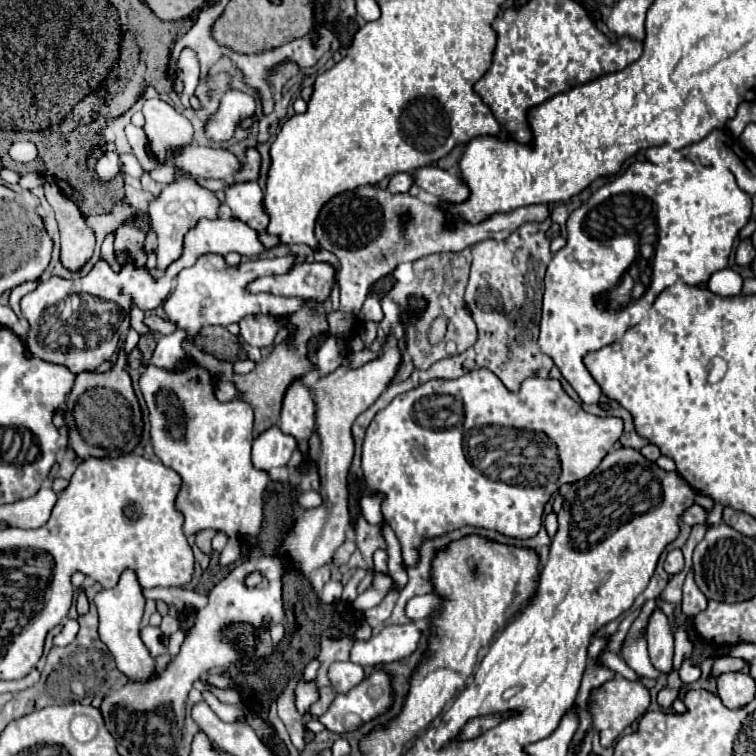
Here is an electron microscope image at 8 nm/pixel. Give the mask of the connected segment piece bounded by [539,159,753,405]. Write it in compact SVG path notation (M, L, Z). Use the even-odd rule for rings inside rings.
M671 159L663 165L633 163L619 179L597 189L585 205L571 213L567 245L553 255L545 275L539 349L555 361L583 403L597 403L603 393L587 371L583 355L621 339L629 327L641 321L665 287L677 281L703 285L711 273L727 267L737 233L751 221L751 205L751 195L737 187L735 177L699 177L699 169L689 159ZM647 245L653 251L651 257L643 253Z

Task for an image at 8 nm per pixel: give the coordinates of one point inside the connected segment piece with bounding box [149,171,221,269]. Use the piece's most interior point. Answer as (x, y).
(177, 207)

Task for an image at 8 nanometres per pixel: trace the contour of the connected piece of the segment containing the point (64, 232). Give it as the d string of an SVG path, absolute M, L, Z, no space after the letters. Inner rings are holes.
M53 182L44 183L45 196L52 205L61 233L61 261L67 269L77 271L93 253L95 233L83 219L76 205Z

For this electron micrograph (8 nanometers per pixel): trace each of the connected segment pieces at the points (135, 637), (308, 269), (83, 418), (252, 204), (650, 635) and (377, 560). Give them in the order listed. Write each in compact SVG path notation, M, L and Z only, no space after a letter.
M125 569L119 577L119 583L113 589L103 589L95 595L95 605L99 611L99 637L109 647L111 655L115 657L117 669L129 681L147 683L149 679L153 679L159 673L159 669L139 635L141 617L145 611L145 595L143 595L143 587L137 579L137 573L133 569Z
M325 261L295 263L287 273L265 275L247 283L249 293L273 293L279 297L301 297L307 303L323 303L335 287L335 267Z
M123 359L117 360L117 363L105 373L99 373L99 371L77 373L75 385L69 393L69 399L73 395L75 397L81 395L73 407L73 417L75 417L75 425L77 425L79 433L77 431L69 433L69 447L79 459L117 457L121 453L130 453L136 448L138 444L134 444L134 437L141 435L141 425L143 425L141 423L141 407L139 407L139 401L137 401L137 395L133 391L131 377L125 369Z
M257 181L231 183L225 189L225 203L241 221L255 225L255 229L267 227L267 213L263 213L263 191Z
M657 607L653 609L649 623L647 623L647 643L649 643L649 655L653 665L663 671L671 673L671 661L673 661L673 633L667 615Z
M379 549L374 553L373 556L374 567L373 574L385 573L388 570L388 555L385 550Z

